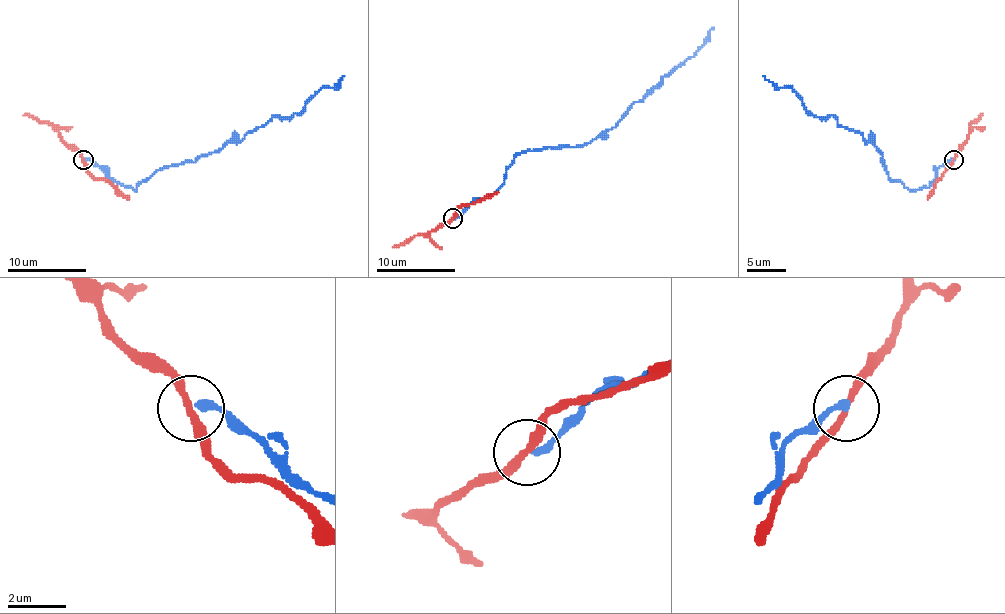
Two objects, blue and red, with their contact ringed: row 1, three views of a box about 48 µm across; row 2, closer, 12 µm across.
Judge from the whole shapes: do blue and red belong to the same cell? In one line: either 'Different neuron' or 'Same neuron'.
Different neuron

